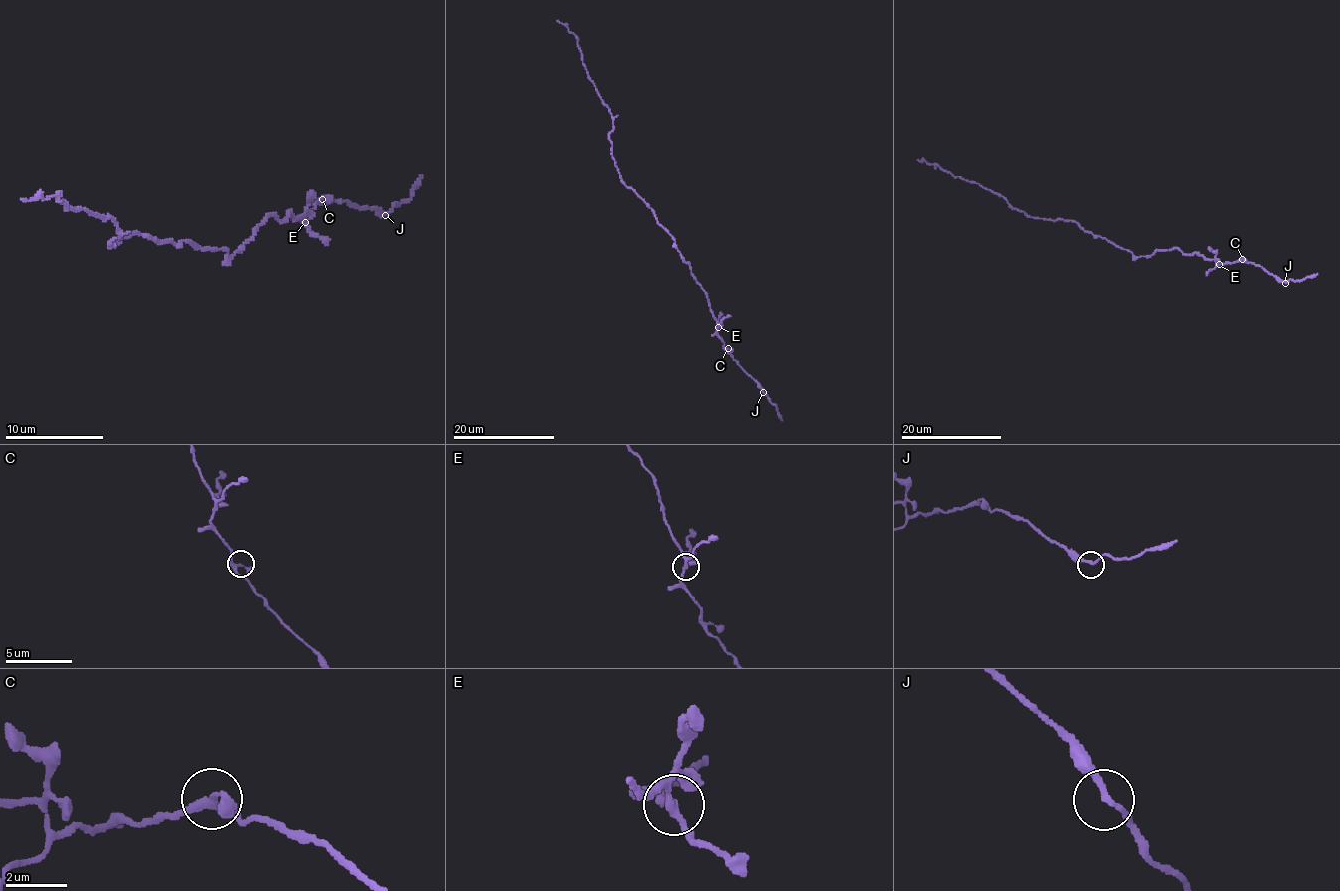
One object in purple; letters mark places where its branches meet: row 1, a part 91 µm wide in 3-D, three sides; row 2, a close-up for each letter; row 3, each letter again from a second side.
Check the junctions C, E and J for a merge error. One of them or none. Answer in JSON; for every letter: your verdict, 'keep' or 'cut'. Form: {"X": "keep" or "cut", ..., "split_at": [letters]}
{"C": "keep", "E": "keep", "J": "keep", "split_at": []}

